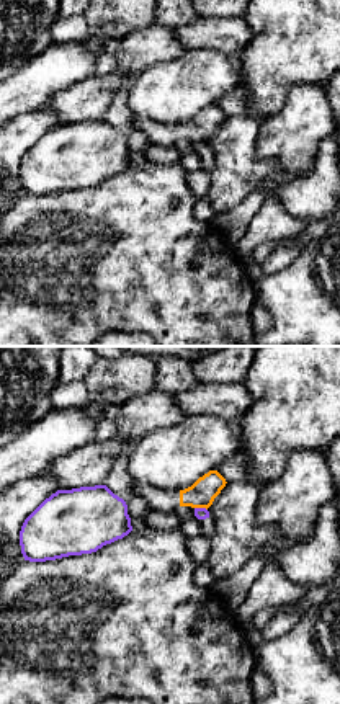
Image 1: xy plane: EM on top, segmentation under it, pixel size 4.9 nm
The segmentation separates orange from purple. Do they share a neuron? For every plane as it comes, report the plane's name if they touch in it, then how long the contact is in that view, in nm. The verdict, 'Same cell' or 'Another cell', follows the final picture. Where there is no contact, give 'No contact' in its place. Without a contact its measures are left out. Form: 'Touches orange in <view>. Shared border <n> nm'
Touches orange in xy. Shared border 70 nm

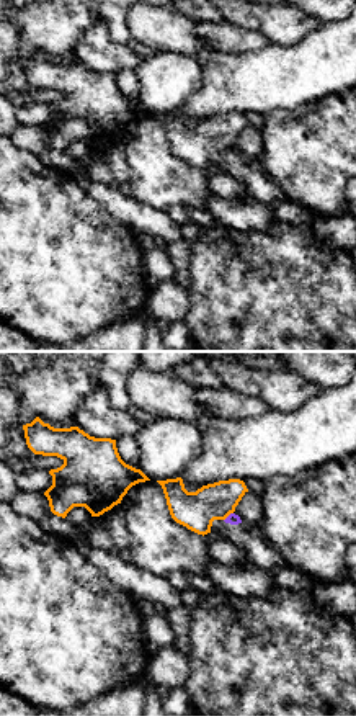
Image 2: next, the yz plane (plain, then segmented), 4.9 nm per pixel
Touches orange in yz. Shared border 60 nm

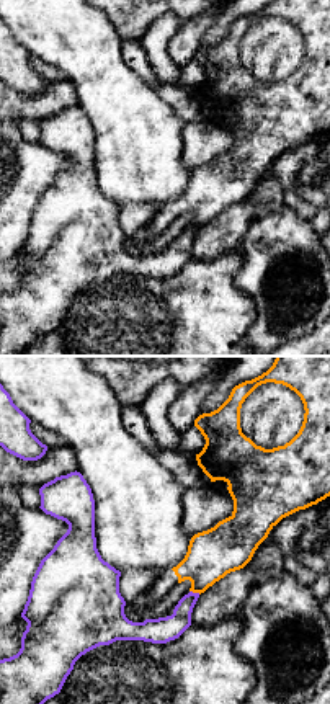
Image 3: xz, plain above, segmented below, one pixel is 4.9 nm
Touches orange in xz. Shared border 60 nm

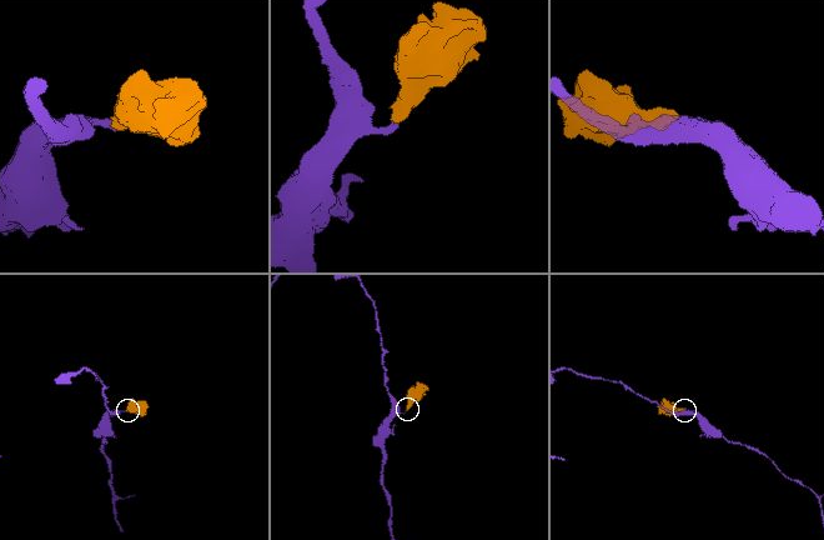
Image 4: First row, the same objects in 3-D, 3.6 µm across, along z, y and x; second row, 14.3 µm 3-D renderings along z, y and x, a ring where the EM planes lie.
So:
Another cell

